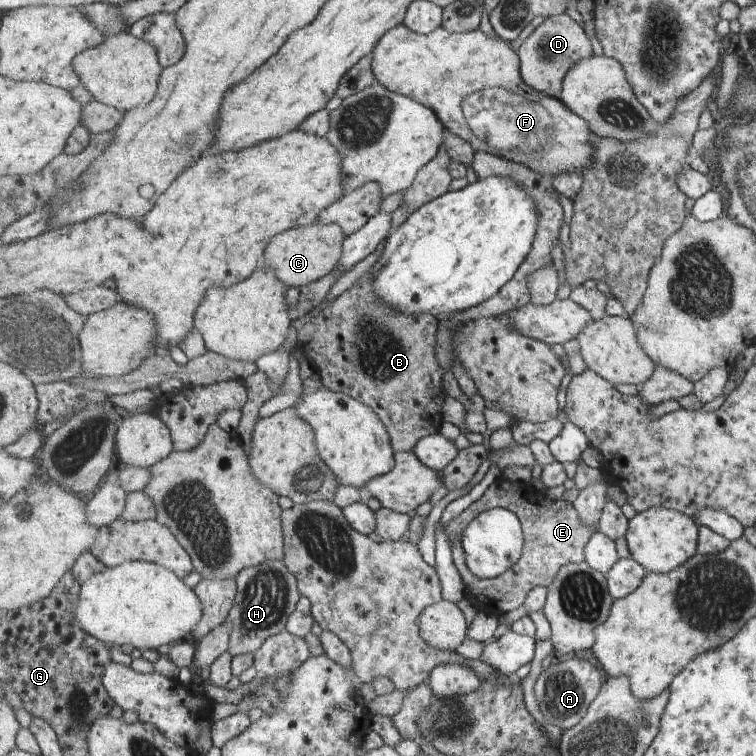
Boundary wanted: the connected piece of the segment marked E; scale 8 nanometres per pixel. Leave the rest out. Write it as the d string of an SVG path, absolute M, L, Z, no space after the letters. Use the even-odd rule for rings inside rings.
M502 476L500 480L497 479L497 483L490 485L487 492L478 500L450 520L444 530L447 537L451 537L454 562L465 584L466 598L472 601L477 610L500 617L501 614L512 610L513 606L524 606L525 598L528 598L531 590L551 586L559 570L564 569L566 565L583 563L585 546L588 546L589 540L598 529L589 526L581 519L580 512L573 503L561 499L549 500L544 491L535 490L533 484L525 481L511 482ZM496 505L513 510L521 518L522 526L525 526L525 554L521 556L521 561L517 562L516 566L507 570L502 576L483 580L473 576L467 566L462 536L467 526L472 524L479 514Z

